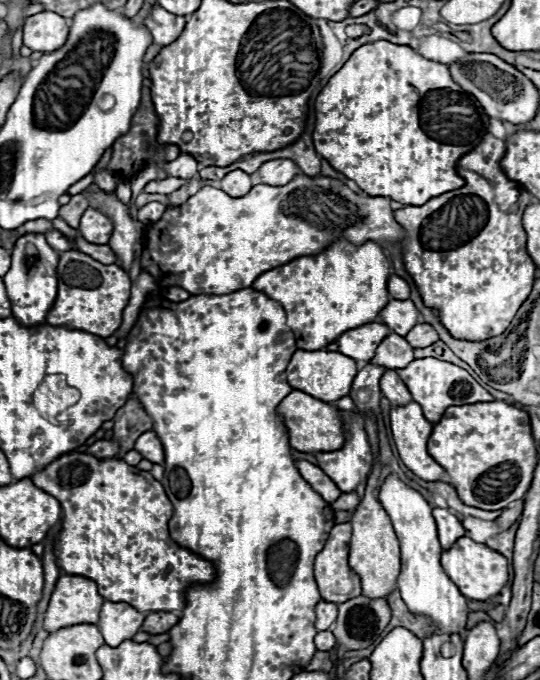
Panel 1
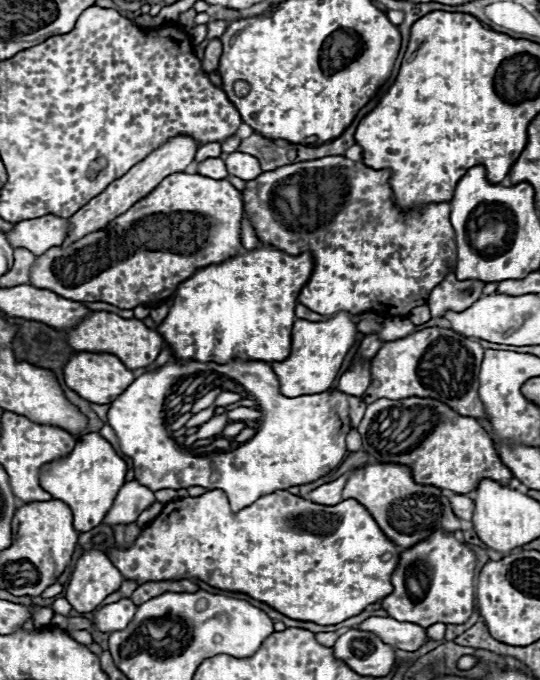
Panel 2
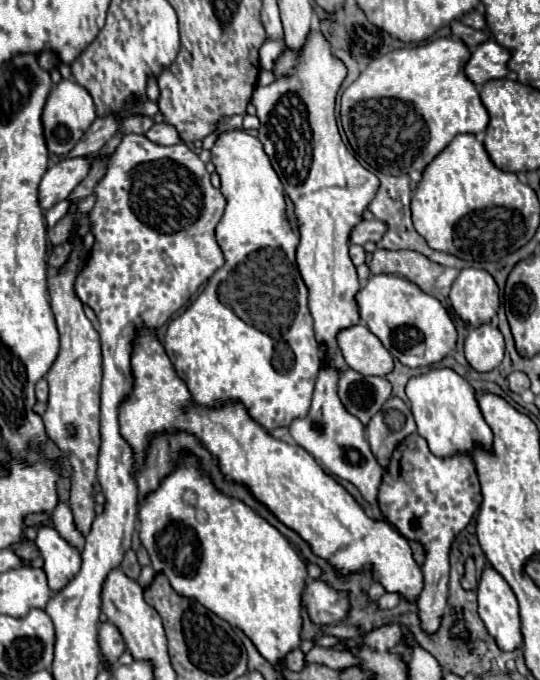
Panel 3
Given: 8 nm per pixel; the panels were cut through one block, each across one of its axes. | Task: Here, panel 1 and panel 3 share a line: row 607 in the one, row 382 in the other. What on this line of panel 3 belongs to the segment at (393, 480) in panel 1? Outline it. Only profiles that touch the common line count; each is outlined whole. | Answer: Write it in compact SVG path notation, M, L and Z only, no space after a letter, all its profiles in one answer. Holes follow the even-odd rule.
M432 368L426 374L410 378L406 384L406 396L410 400L418 434L426 438L432 454L450 456L456 452L472 452L474 442L490 448L492 430L480 416L474 388L452 368Z

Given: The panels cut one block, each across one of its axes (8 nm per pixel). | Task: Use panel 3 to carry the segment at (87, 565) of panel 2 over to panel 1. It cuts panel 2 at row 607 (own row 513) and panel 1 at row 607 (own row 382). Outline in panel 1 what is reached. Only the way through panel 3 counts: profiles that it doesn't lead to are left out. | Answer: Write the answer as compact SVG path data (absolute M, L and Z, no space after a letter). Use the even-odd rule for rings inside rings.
M64 574L64 576L58 578L56 588L52 592L50 606L48 606L46 618L44 618L44 630L56 632L60 628L74 626L74 624L98 624L98 616L100 616L102 604L104 604L104 598L98 594L94 580L84 578L84 576Z

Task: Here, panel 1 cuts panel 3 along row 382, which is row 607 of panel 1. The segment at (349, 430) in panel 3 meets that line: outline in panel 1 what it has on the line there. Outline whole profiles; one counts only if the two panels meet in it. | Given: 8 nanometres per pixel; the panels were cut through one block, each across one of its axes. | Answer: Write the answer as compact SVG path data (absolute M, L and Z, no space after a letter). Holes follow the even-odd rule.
M320 600L316 604L316 630L328 630L336 620L336 612L338 612L338 606L334 602Z

